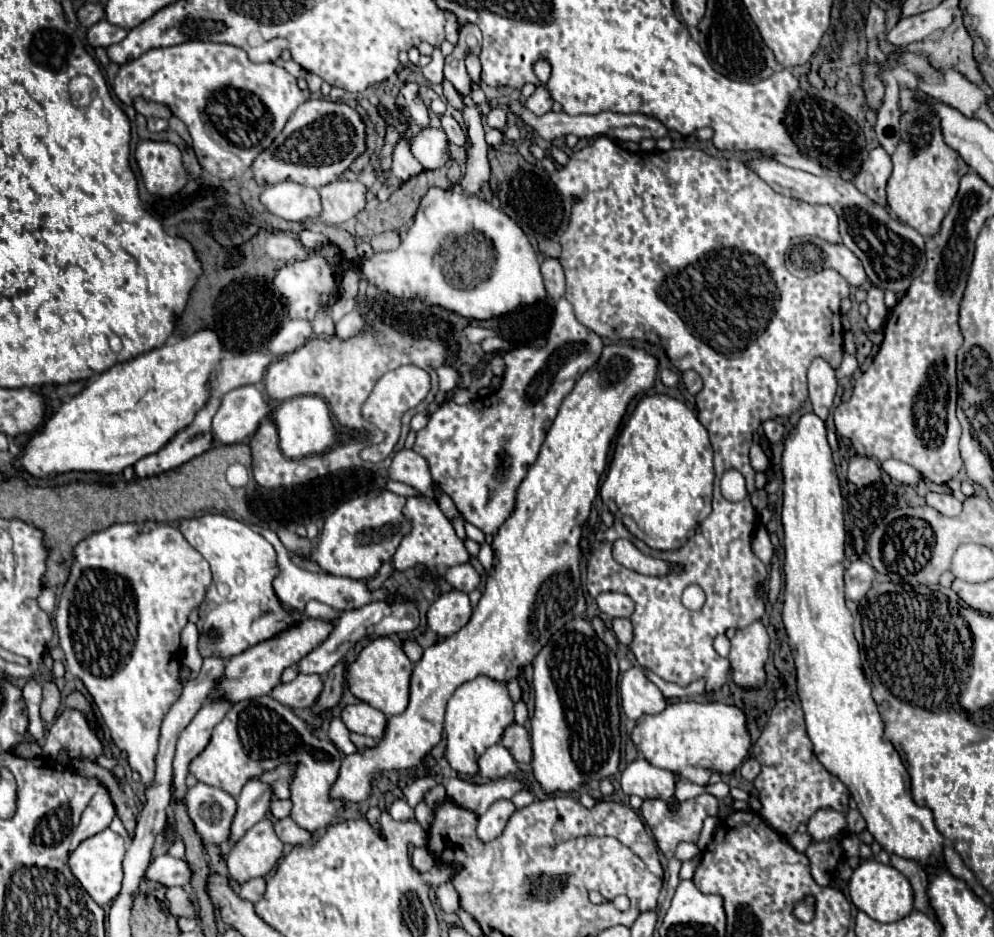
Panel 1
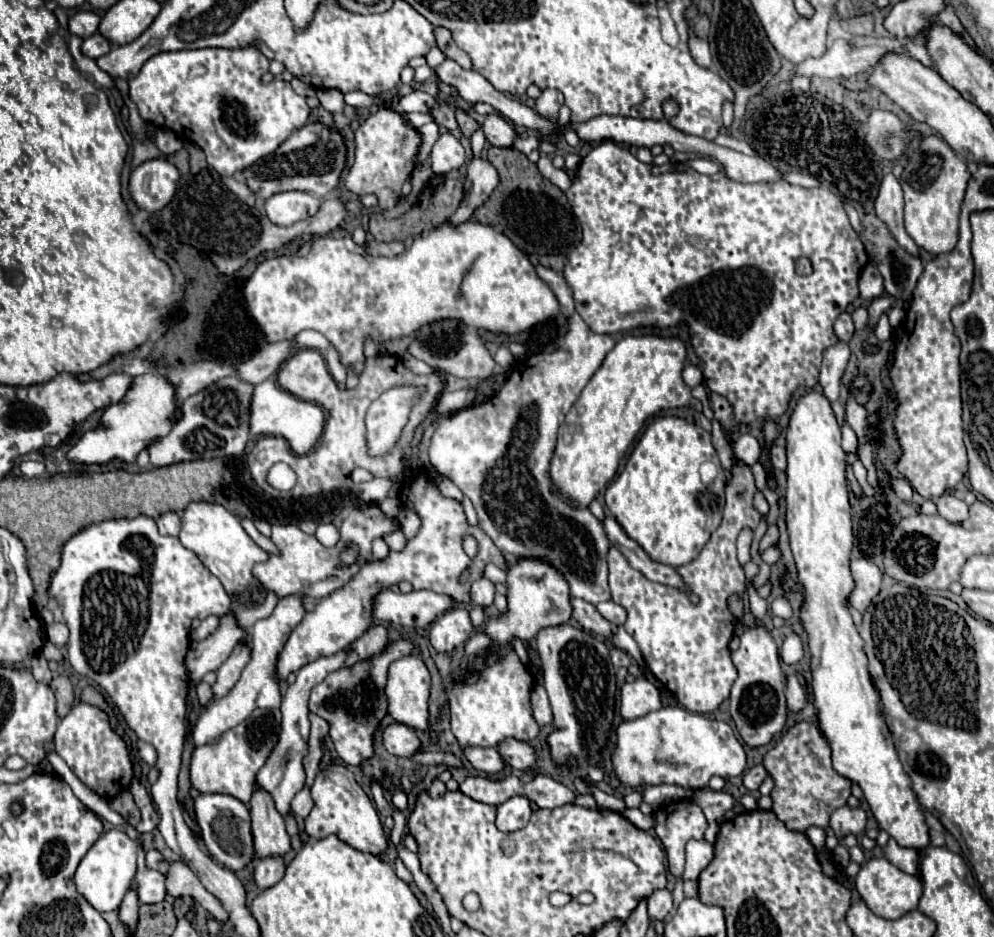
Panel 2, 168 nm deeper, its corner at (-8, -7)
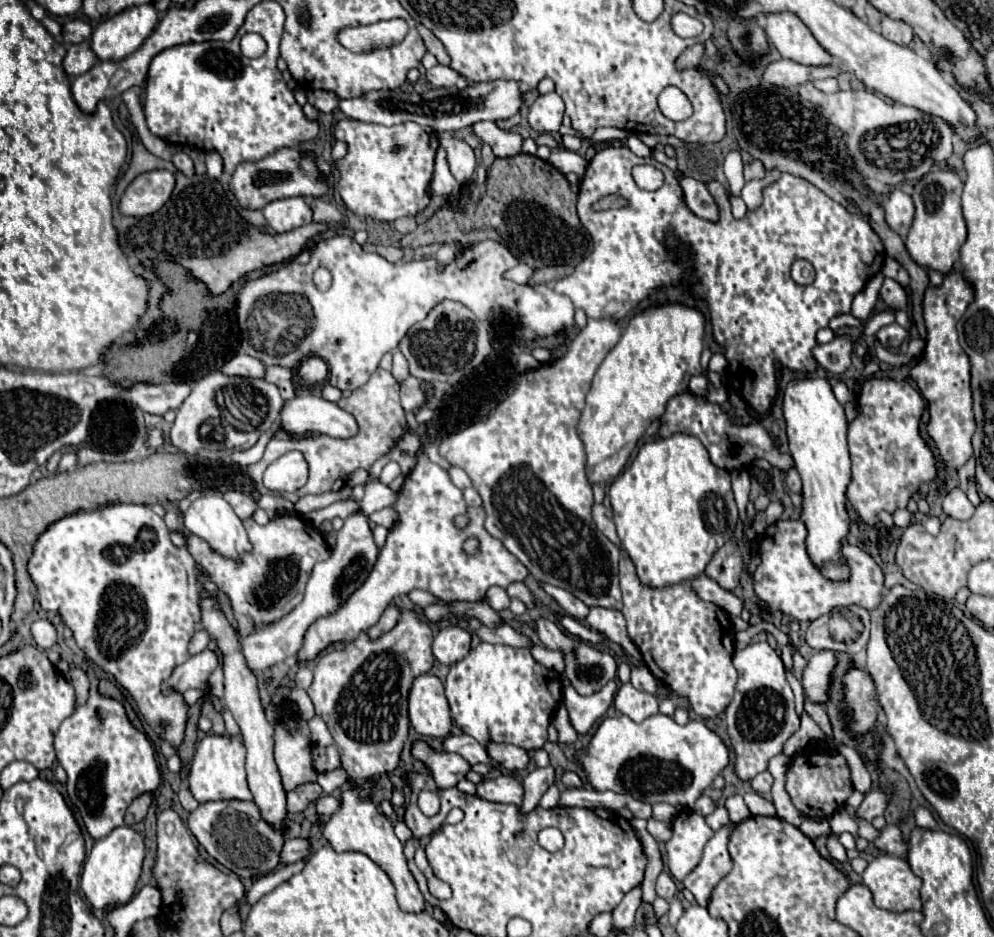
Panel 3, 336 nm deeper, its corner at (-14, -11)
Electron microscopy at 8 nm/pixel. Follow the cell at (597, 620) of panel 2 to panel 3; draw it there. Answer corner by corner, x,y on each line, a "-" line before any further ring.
539,584
539,586
541,586
559,606
563,606
563,610
565,610
569,616
573,616
575,620
585,620
589,608
587,608
579,598
575,598
571,592
561,590
561,588
555,588
555,586
549,586
549,584

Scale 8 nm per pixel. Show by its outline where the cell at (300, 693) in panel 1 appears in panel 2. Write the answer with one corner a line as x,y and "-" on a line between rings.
409,640
393,642
379,656
373,656
371,660
365,660
365,662
357,662
353,670
341,668
337,672
331,672
321,684
317,684
311,690
309,710
313,714
319,714
331,724
329,738
337,754
343,758
343,762
355,766
373,754
373,732
383,720
383,716
387,714
387,700
383,694
383,688
387,682
387,666
393,660
407,656
411,652
413,652
413,644

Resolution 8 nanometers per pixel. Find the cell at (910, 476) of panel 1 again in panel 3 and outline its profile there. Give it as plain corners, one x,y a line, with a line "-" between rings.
953,488
947,492
943,500
943,512
957,520
969,520
975,512
975,506
969,502
969,498
961,488

